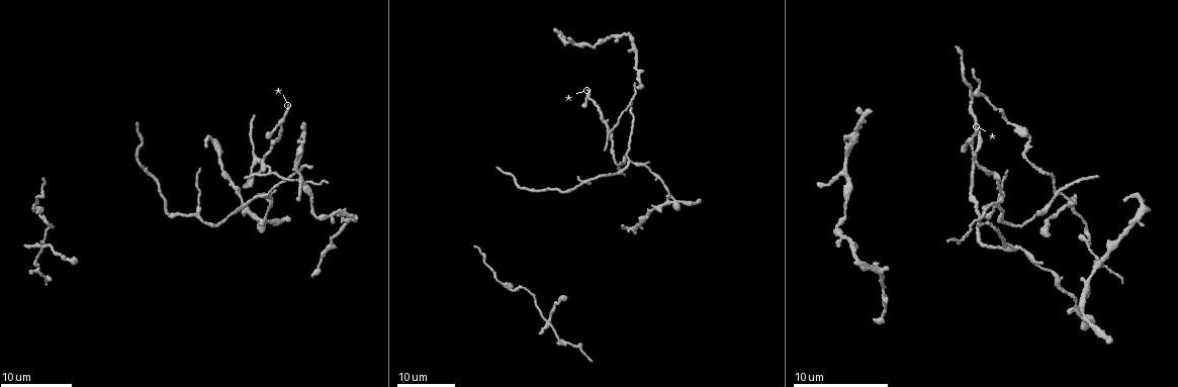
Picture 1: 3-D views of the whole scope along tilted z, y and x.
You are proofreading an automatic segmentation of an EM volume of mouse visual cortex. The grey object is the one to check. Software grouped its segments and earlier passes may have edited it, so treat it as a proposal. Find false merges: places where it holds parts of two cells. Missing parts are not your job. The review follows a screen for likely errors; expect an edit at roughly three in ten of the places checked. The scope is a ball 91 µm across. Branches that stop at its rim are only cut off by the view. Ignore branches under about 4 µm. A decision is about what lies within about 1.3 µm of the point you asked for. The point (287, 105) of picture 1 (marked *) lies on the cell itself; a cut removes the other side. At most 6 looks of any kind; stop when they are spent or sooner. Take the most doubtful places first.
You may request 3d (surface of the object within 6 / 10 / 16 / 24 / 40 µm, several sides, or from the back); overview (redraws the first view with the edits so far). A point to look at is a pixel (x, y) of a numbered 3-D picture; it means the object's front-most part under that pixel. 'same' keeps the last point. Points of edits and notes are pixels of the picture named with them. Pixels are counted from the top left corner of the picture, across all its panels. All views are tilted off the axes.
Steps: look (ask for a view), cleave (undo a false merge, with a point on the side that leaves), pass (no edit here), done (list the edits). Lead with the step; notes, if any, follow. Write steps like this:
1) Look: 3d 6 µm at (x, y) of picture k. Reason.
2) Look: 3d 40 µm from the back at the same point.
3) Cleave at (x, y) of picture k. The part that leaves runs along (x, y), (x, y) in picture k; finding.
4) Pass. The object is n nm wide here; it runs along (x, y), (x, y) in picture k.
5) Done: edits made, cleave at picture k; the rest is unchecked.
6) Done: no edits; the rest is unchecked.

Look: 3d 24 µm at (879, 273) of picture 1. Four arms meet.

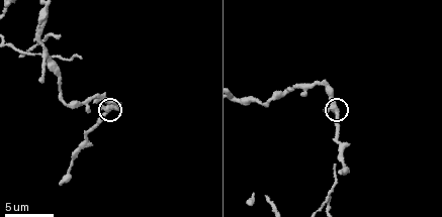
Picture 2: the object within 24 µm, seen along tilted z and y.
Look: 3d 10 µm at (108, 110) of picture 2. Closer look.

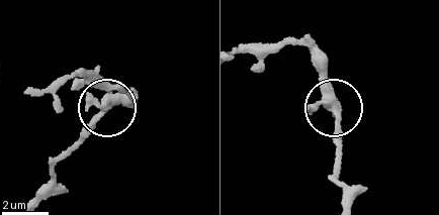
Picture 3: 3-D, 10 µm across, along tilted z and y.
Pass. All the same cell.

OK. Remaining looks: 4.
Look: 3d 24 µm at (672, 203) of picture 1. Looks like a crossing.

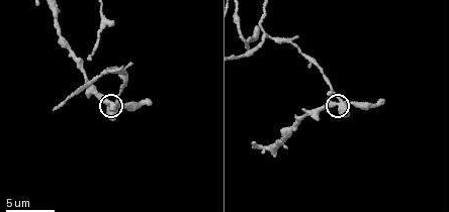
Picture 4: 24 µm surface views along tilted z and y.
Look: 3d 6 µm at (332, 104) of picture 4. Closer look.

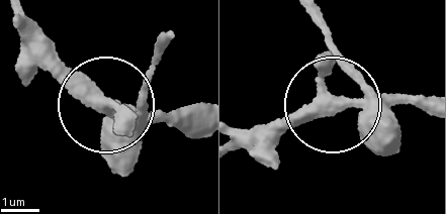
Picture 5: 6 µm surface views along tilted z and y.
Cleave at (105, 158) of picture 5. 4 arms meet here; the part that leaves runs along (138, 120), (165, 31) in picture 5; a second cell is stuck on.

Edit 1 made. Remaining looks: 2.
Done: edits made, cleave at picture 5; the rest is unchecked.

